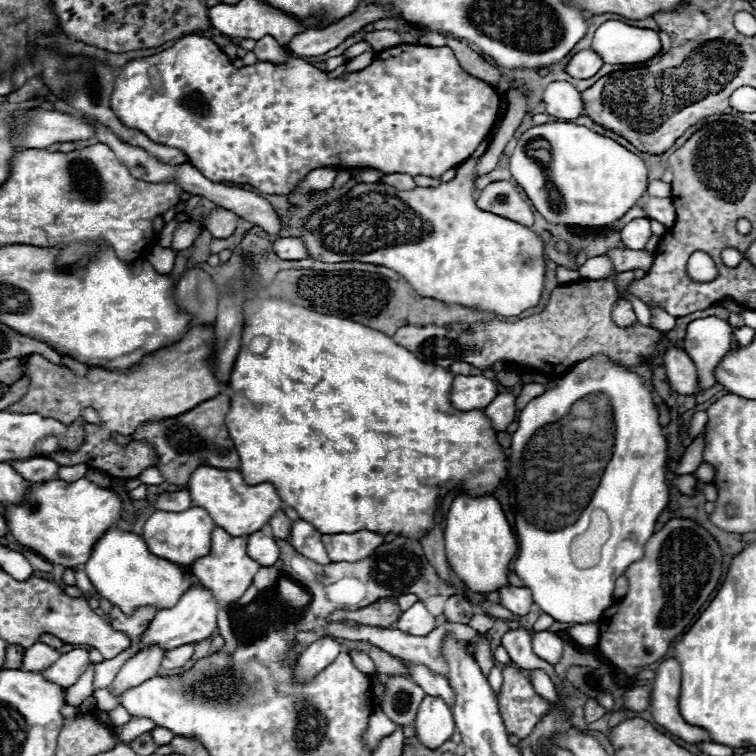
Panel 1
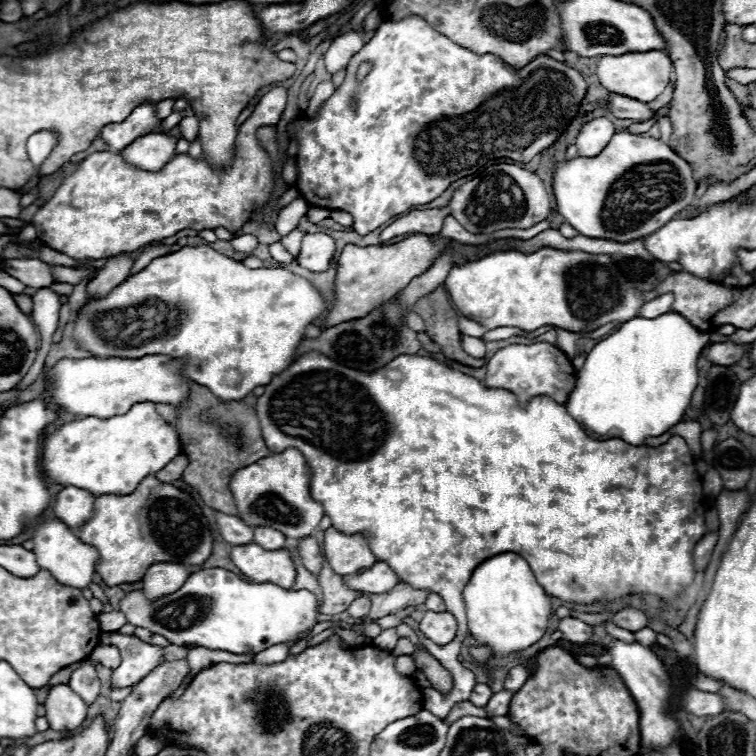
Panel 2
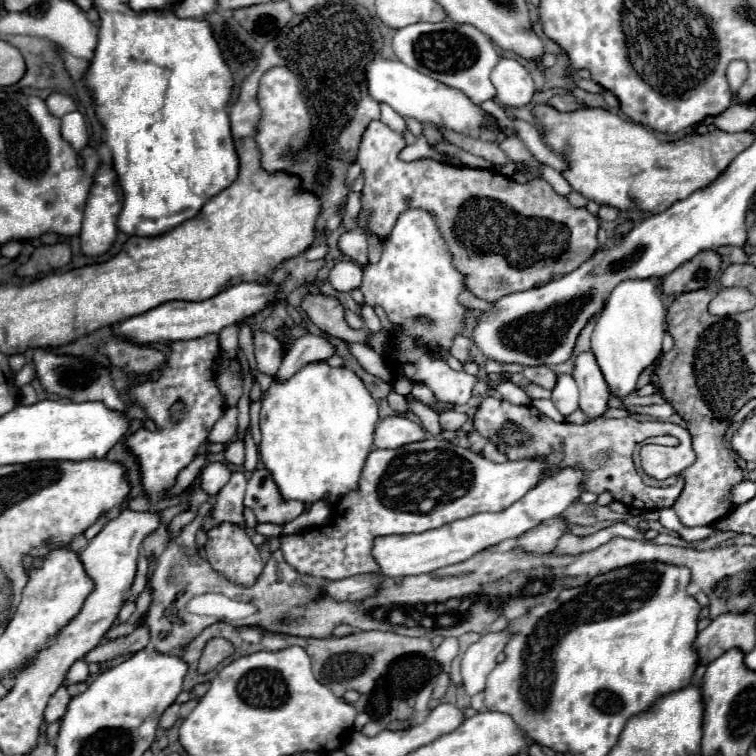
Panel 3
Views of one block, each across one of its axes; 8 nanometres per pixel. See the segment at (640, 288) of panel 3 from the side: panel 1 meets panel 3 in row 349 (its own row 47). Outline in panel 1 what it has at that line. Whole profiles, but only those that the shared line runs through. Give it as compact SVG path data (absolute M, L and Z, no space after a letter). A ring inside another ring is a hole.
M610 20L596 30L592 50L604 64L636 64L646 62L660 52L660 38L656 30Z

